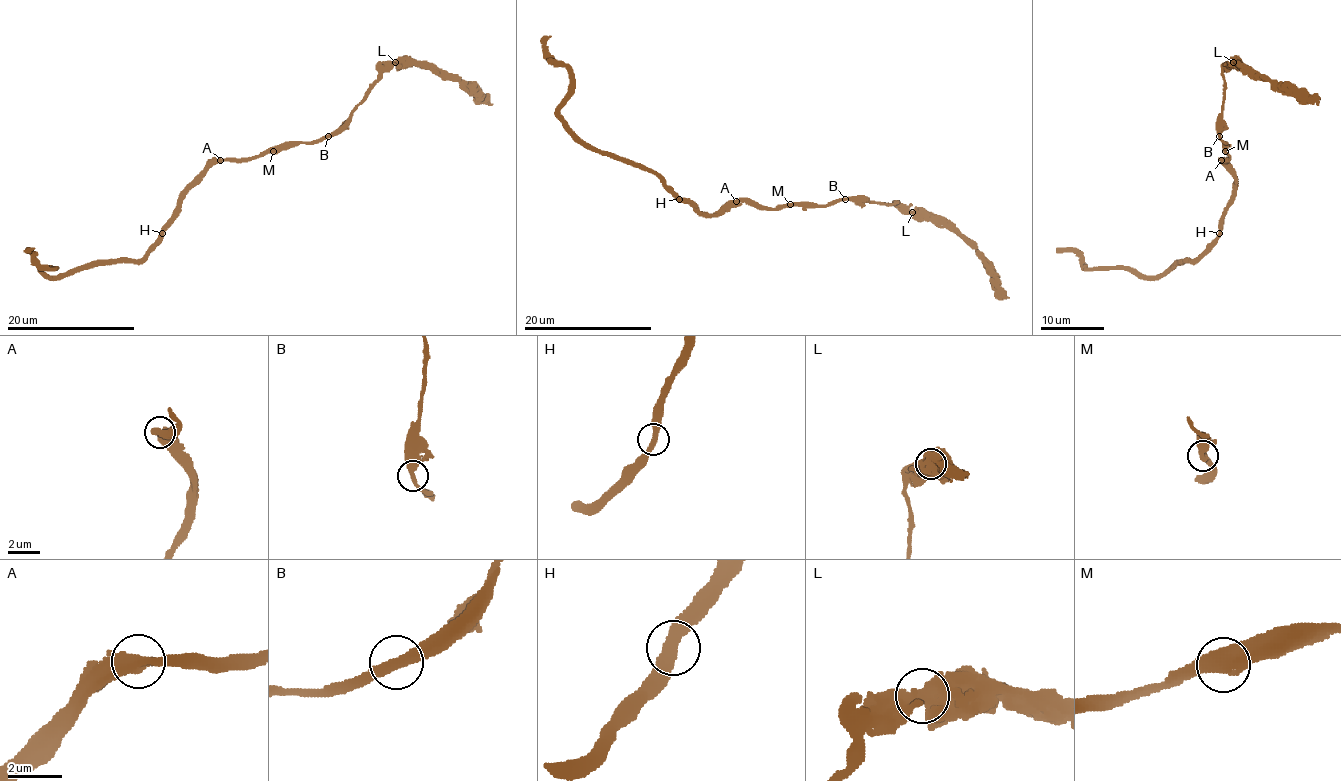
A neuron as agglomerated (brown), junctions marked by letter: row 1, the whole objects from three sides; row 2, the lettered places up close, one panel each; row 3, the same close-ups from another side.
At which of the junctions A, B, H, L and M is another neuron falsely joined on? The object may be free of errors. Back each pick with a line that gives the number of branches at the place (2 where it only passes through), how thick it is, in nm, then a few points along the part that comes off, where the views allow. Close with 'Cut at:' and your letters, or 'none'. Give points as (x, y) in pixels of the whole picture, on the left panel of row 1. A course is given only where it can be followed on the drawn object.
Cut at: none

